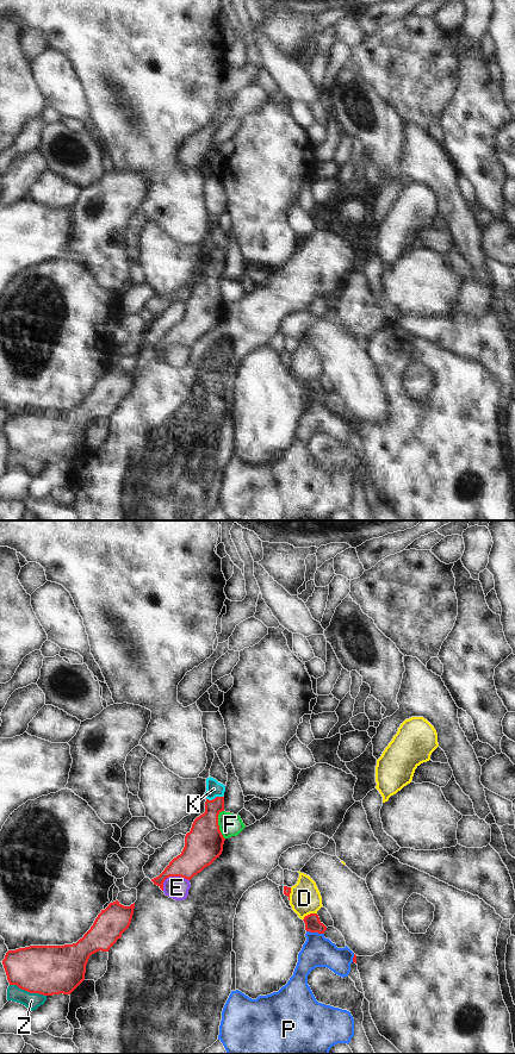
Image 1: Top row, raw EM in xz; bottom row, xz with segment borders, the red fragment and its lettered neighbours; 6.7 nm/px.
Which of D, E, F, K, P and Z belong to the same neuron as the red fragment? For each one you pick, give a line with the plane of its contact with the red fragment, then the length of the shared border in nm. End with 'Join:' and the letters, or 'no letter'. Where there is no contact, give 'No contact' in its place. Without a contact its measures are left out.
K: Touches red in xz. Shared border 110 nm
Join: K

